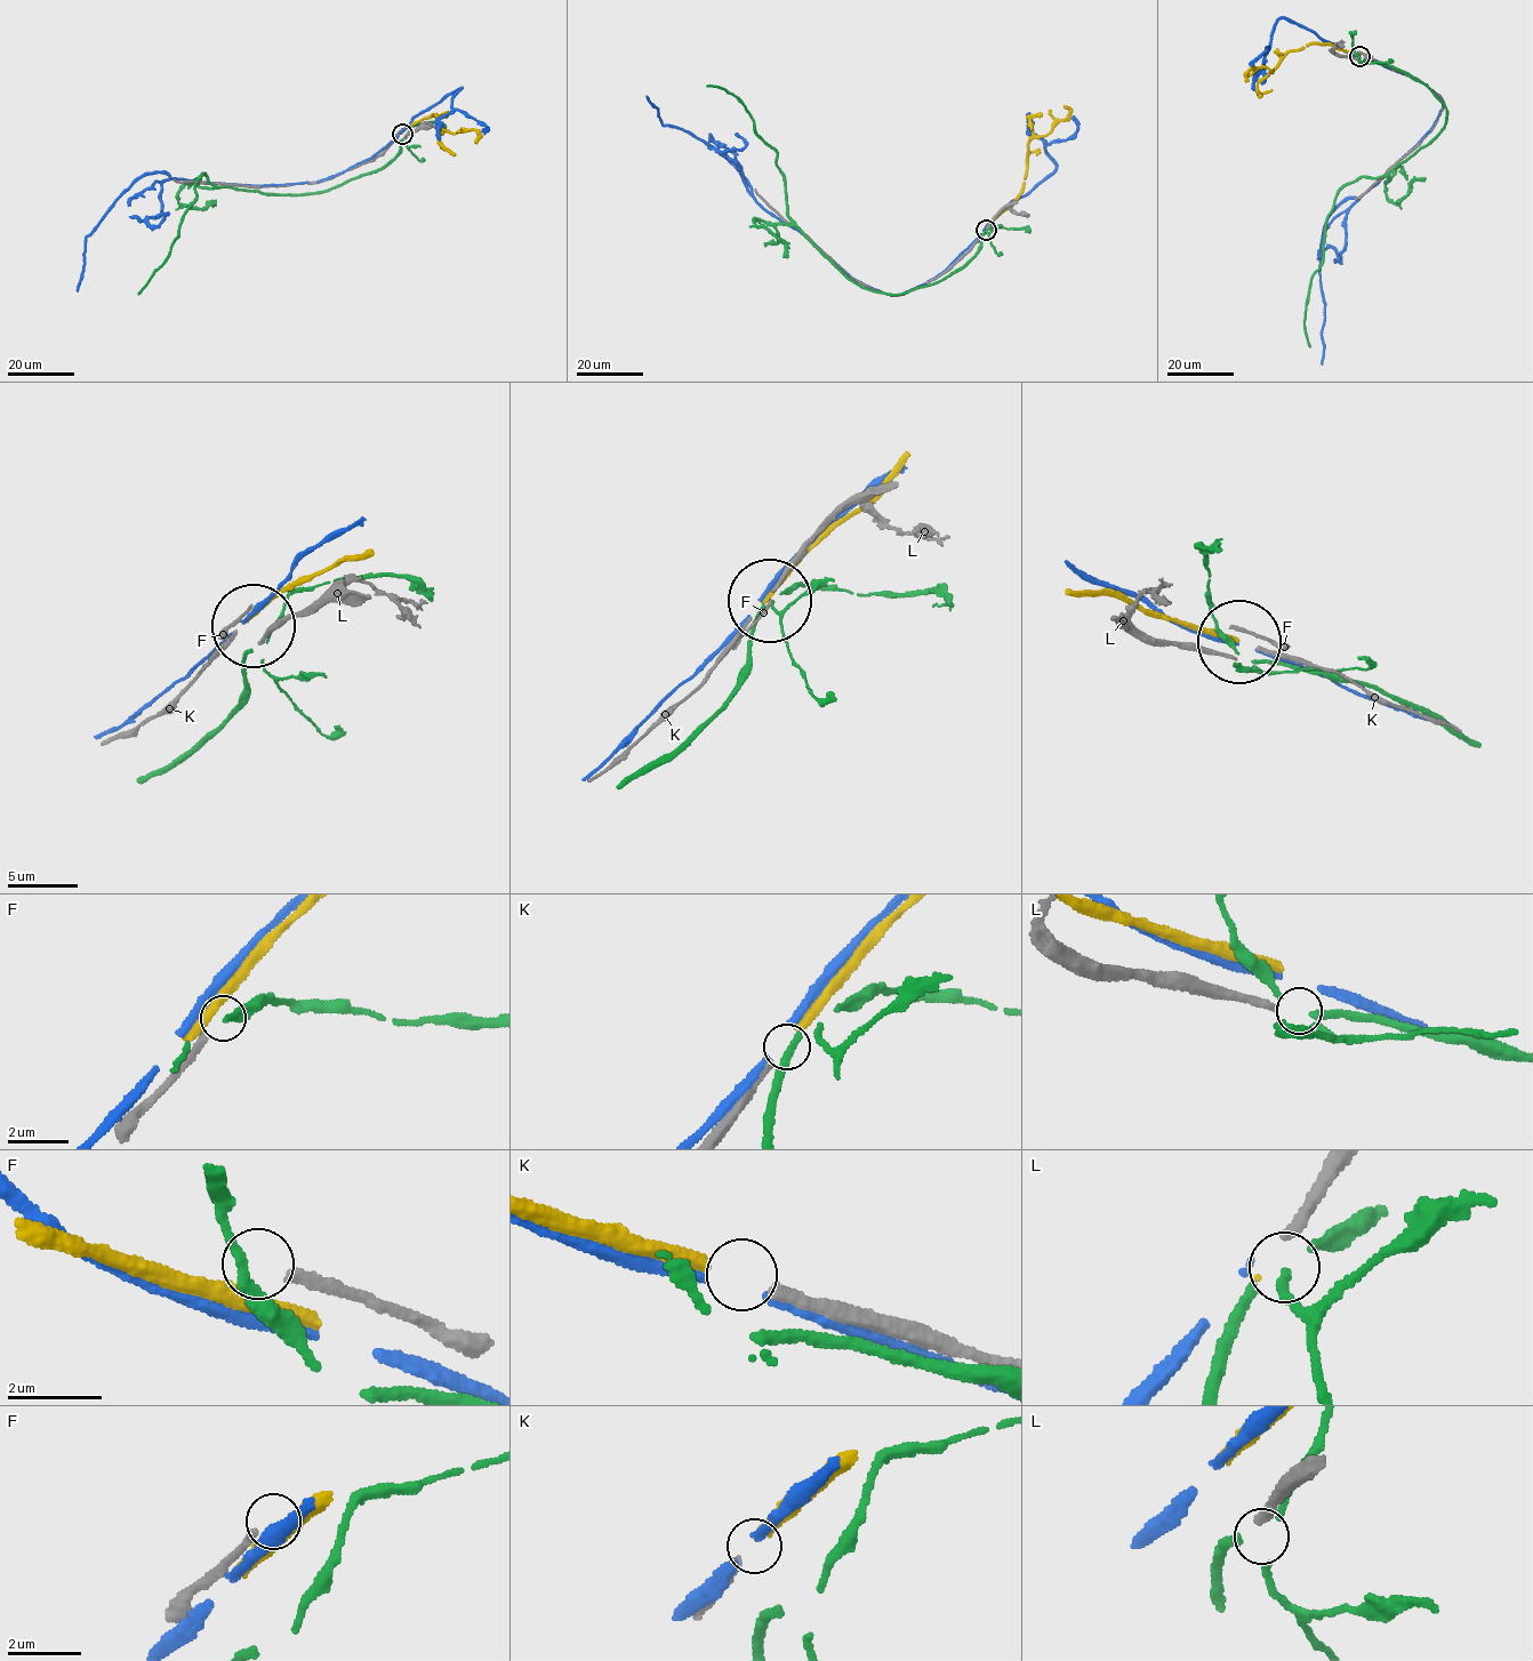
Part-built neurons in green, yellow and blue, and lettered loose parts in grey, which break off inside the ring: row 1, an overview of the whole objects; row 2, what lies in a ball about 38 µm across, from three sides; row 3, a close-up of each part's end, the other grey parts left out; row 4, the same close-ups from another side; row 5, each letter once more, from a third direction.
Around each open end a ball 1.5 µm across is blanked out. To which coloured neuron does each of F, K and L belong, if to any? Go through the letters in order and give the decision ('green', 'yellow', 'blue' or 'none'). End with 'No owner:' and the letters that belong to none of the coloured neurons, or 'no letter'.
F: none
K: yellow
L: green
No owner: F

